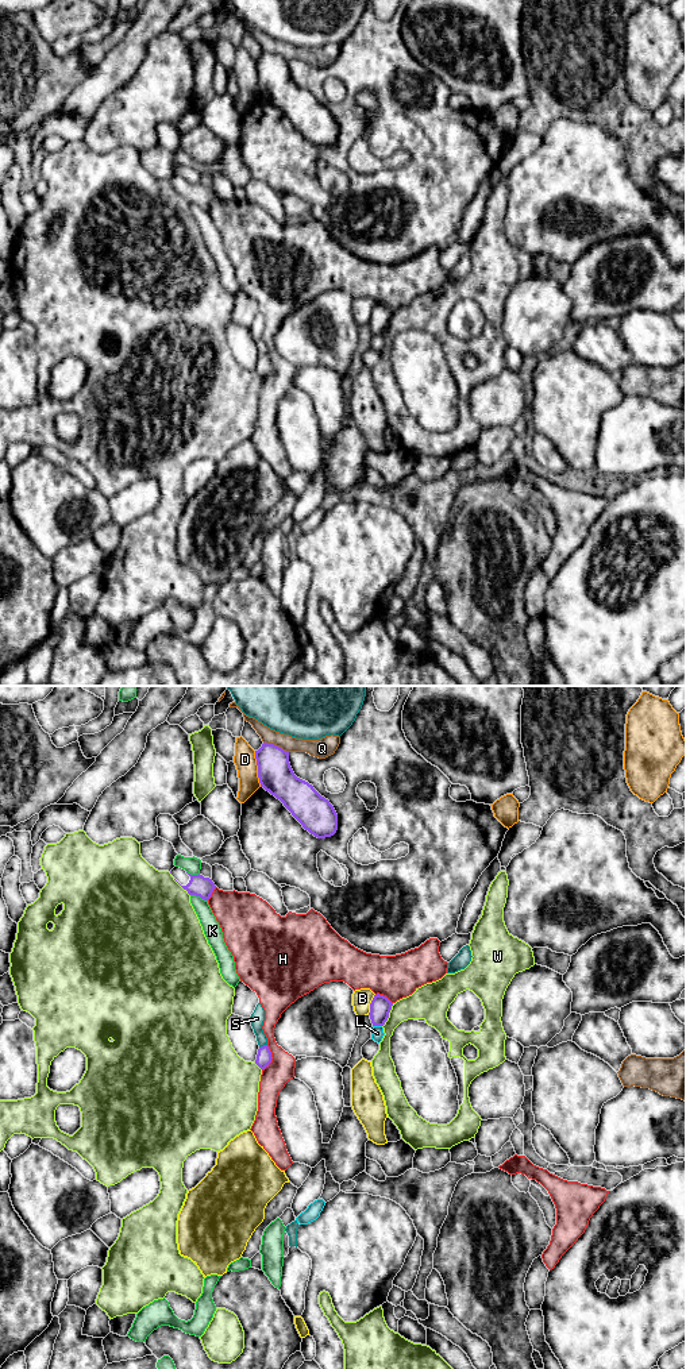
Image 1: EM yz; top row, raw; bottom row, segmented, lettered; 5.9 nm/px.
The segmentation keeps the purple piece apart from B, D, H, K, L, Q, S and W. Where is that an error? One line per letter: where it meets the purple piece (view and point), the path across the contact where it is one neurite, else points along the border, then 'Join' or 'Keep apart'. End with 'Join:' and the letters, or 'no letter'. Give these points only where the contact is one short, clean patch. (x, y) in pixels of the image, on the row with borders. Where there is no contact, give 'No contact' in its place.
B: Touches purple at yz (370, 1005). Keep apart
D: Touches purple at yz (258, 768). Keep apart
H: Touches purple at yz (272, 1057). Keep apart
K: Touches purple at yz (199, 895). Keep apart
L: Touches purple at yz (377, 1025). Keep apart
Q: Touches purple at yz (276, 745). Keep apart
S: Touches purple at yz (264, 1045). Keep apart
W: Touches purple at yz (388, 1015). Keep apart
Join: no letter

